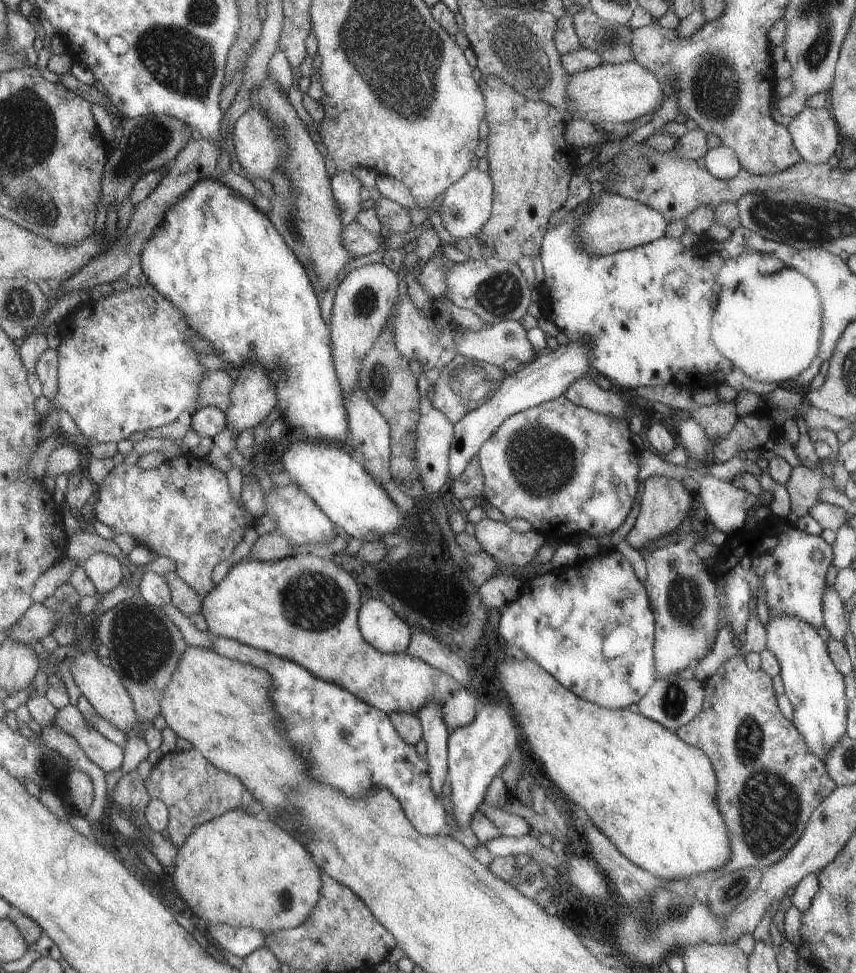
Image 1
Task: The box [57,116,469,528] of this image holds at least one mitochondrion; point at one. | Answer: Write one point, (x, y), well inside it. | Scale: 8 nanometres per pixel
(148, 141)

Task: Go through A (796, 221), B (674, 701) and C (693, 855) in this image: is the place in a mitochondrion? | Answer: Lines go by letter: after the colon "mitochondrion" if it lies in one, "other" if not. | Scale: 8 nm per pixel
A: mitochondrion
B: mitochondrion
C: other

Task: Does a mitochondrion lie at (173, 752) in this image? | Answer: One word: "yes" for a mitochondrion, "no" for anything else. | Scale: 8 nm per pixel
no

